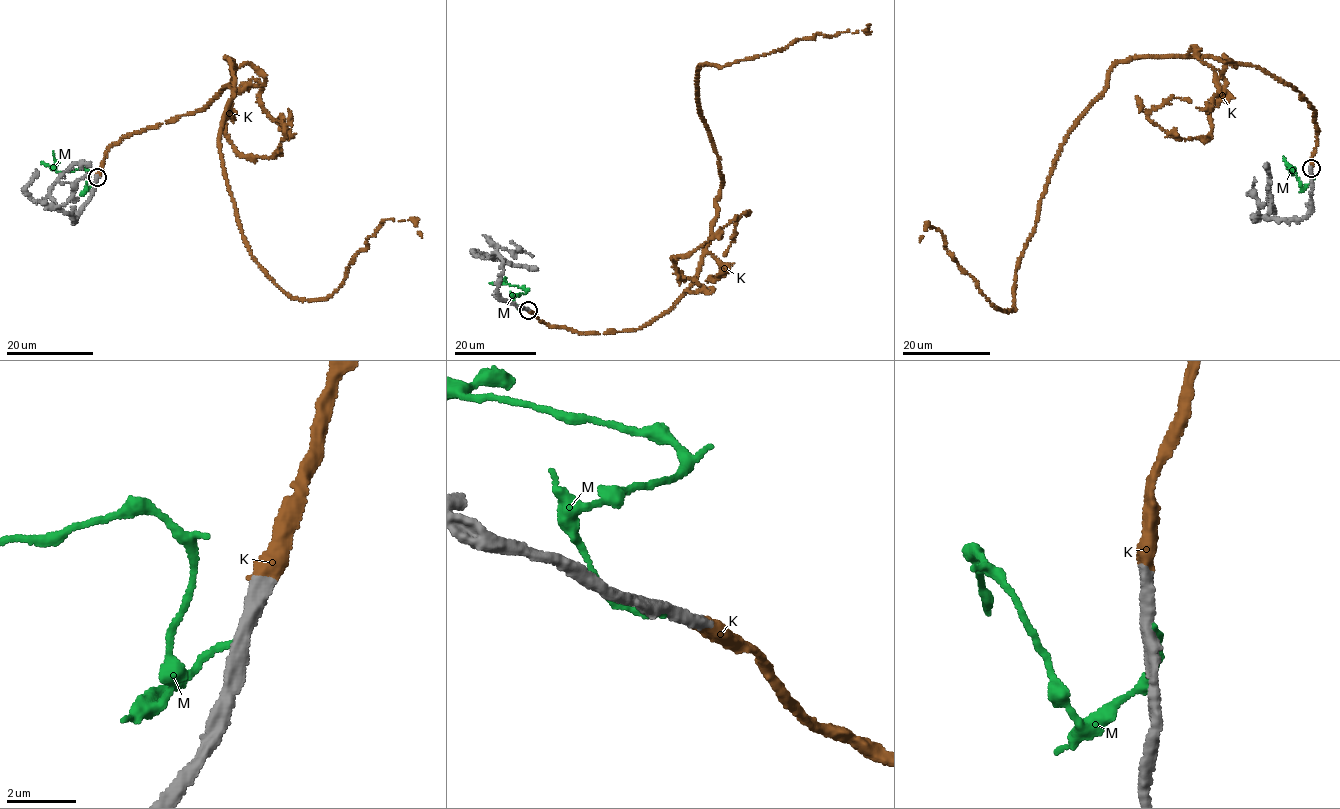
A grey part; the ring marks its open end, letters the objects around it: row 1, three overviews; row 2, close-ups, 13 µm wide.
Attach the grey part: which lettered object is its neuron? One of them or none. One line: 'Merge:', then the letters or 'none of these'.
Merge: K

